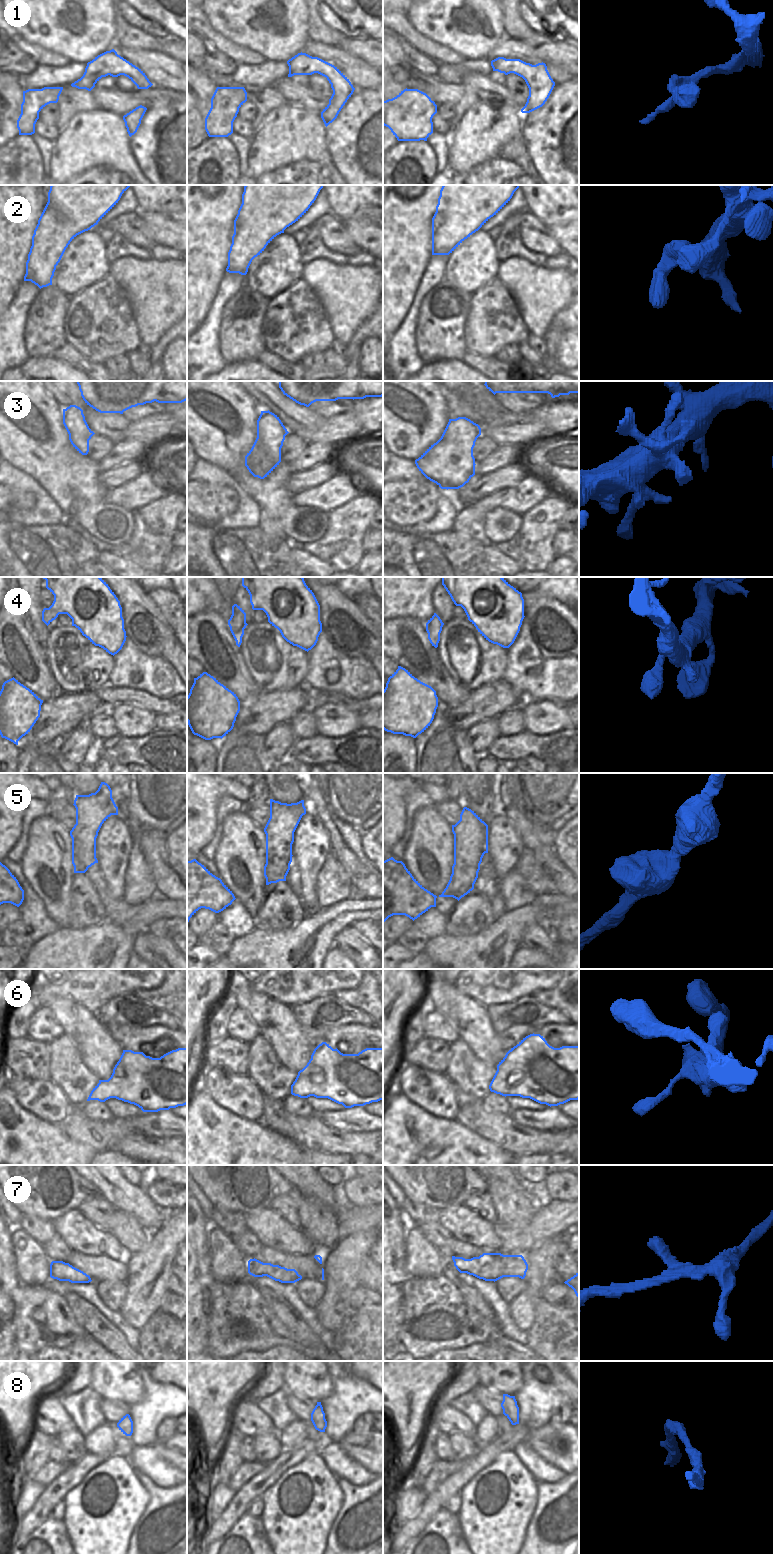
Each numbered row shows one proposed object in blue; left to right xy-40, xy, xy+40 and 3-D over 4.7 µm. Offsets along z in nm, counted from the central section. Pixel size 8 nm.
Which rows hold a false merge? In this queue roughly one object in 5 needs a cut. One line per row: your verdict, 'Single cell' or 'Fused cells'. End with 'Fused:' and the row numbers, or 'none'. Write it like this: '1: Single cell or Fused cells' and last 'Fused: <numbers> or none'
1: Single cell
2: Single cell
3: Single cell
4: Single cell
5: Single cell
6: Single cell
7: Single cell
8: Single cell
Fused: none

